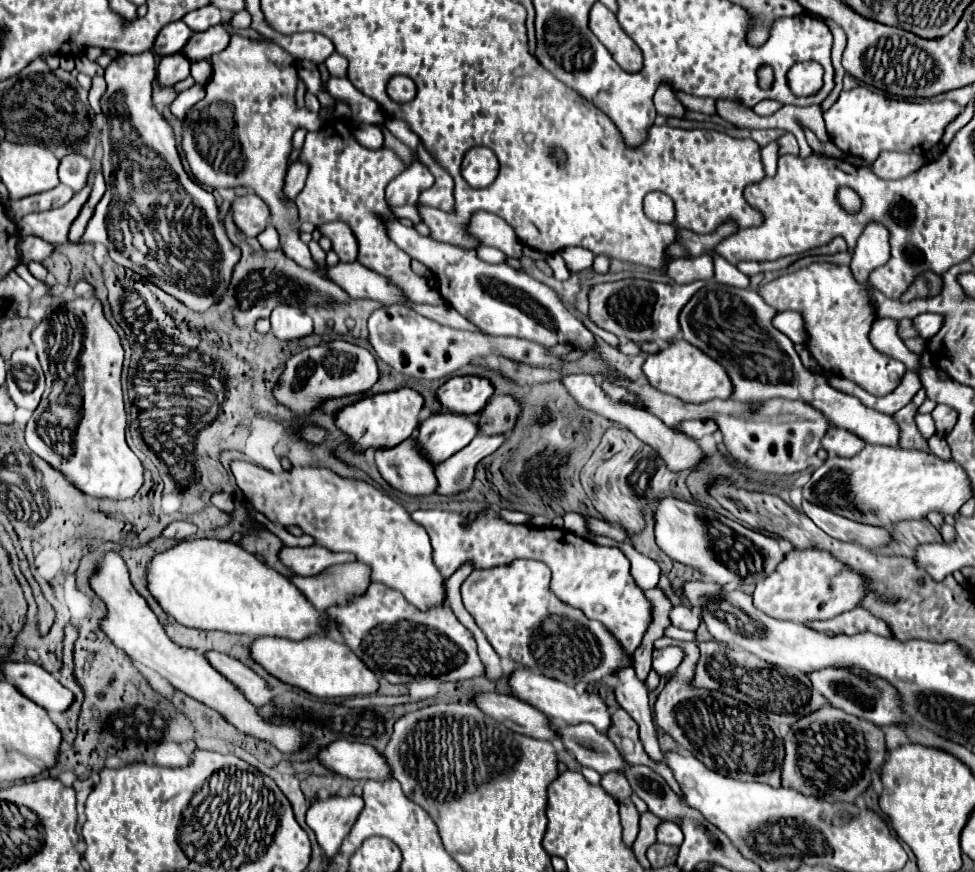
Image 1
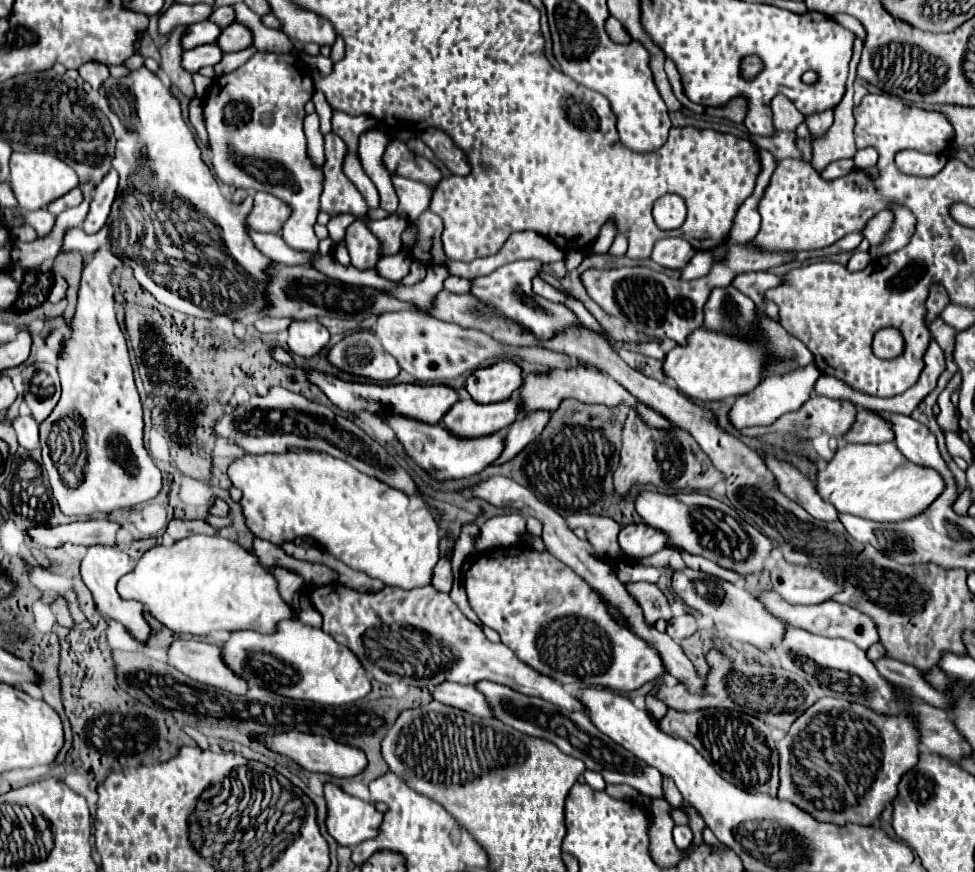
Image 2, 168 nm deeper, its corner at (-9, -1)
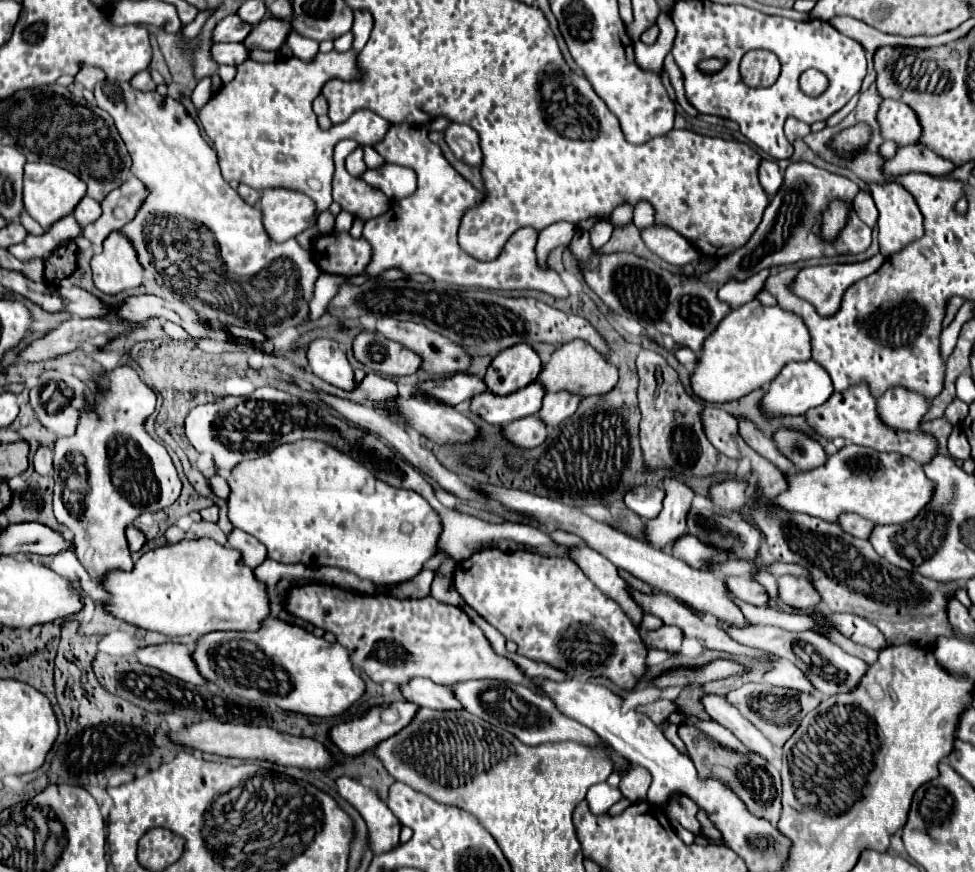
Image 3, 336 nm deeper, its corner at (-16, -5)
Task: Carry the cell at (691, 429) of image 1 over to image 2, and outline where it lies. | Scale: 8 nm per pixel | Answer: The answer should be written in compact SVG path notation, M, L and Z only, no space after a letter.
M811 363L807 367L799 367L783 377L767 377L765 381L761 381L749 395L741 395L735 399L731 411L729 411L729 421L735 429L743 429L749 425L771 425L775 423L781 415L797 411L809 397L813 391L813 383L817 381L817 377L821 375L821 371Z

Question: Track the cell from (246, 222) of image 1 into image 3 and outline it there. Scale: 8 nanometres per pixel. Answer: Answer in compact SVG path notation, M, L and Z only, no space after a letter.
M264 189L260 209L264 215L264 229L276 243L284 243L316 223L316 203L308 195L296 193L294 189Z

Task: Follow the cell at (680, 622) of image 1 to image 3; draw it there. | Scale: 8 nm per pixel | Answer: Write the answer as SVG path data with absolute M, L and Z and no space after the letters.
M664 625L656 631L644 633L642 641L648 651L658 649L658 651L666 651L666 653L676 653L676 651L680 651L680 645L682 645L682 633L676 627Z

